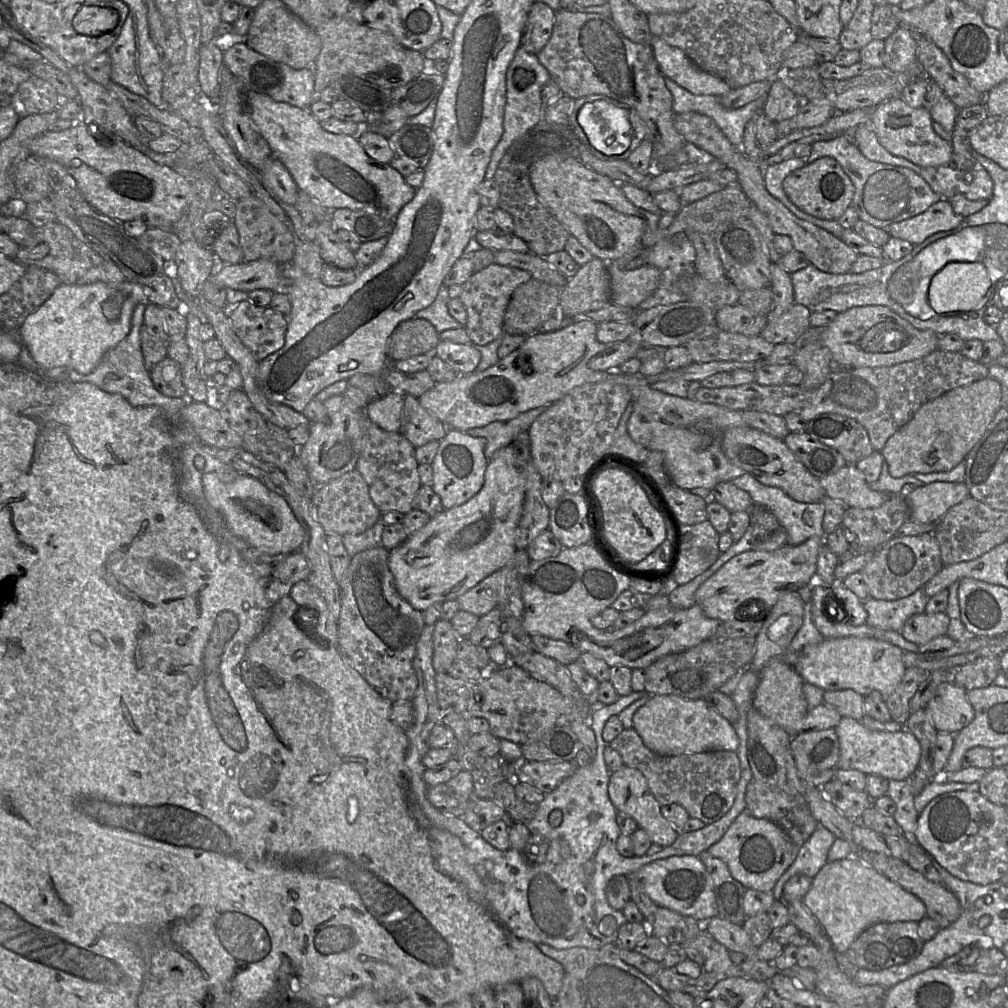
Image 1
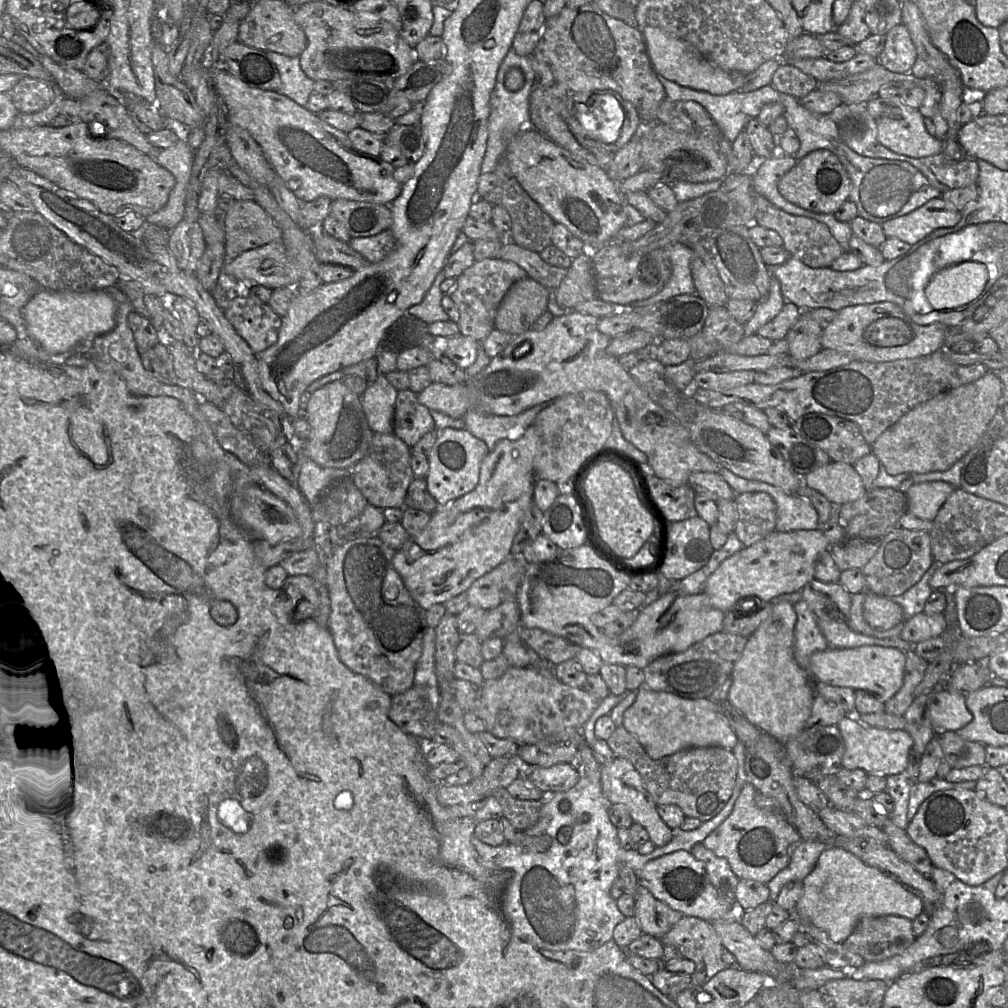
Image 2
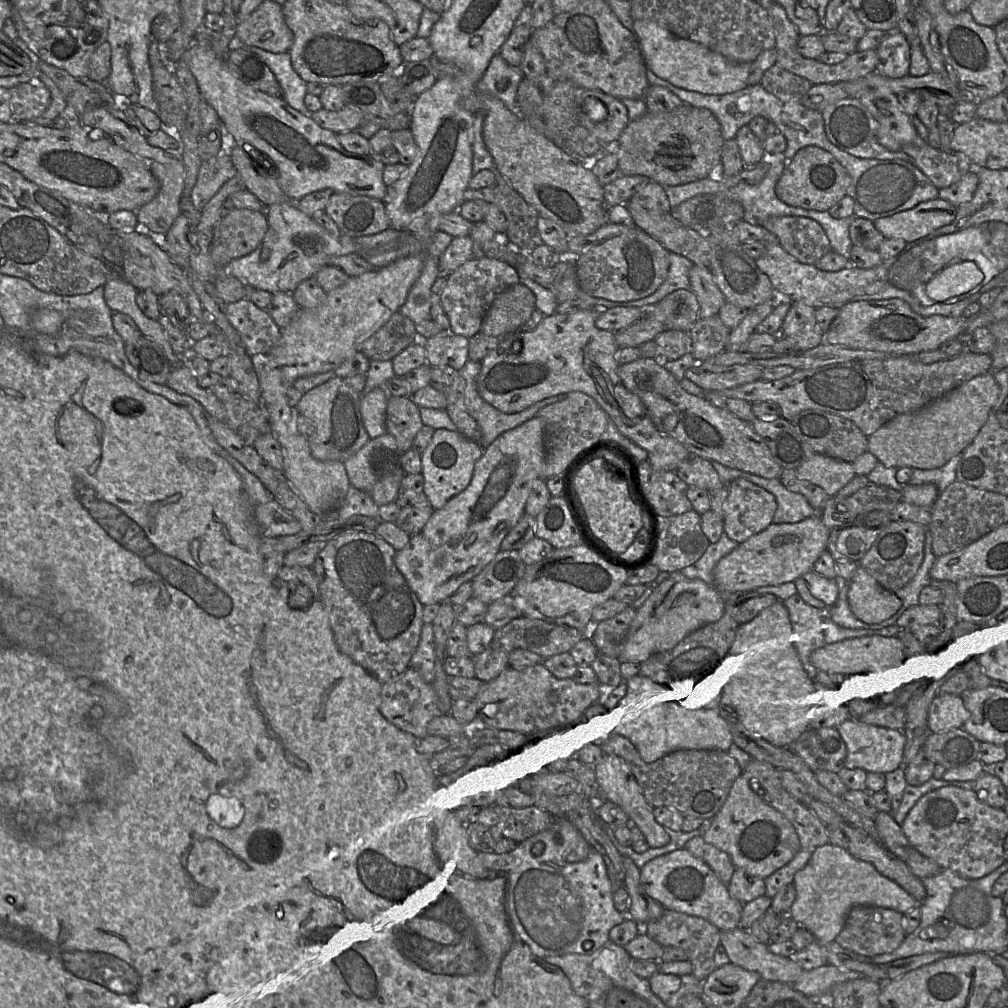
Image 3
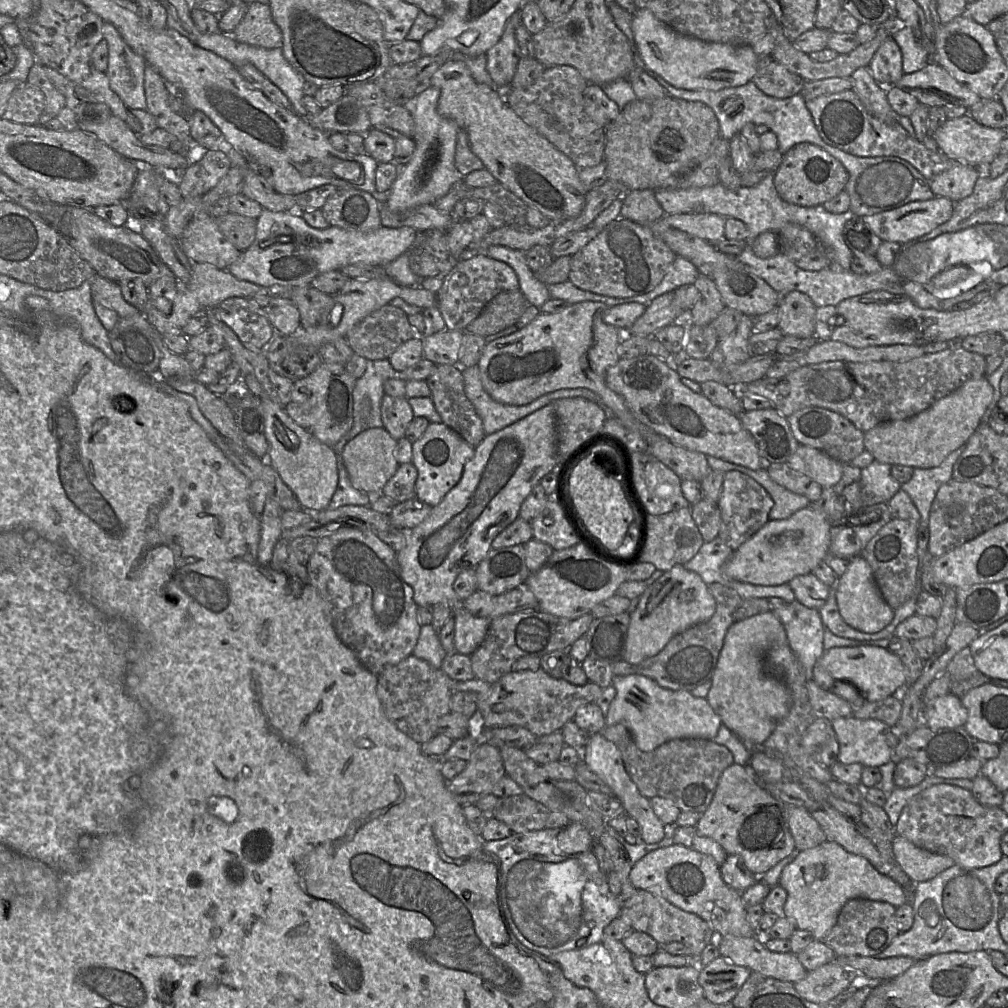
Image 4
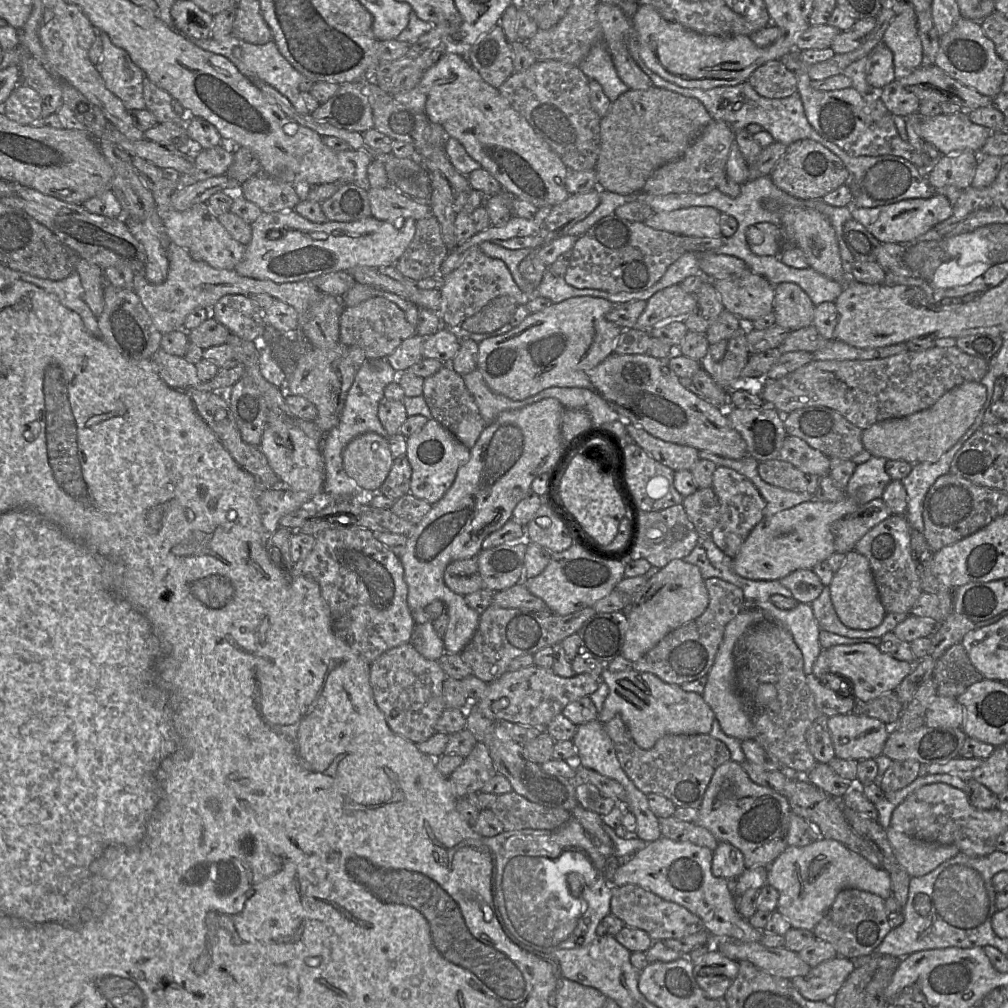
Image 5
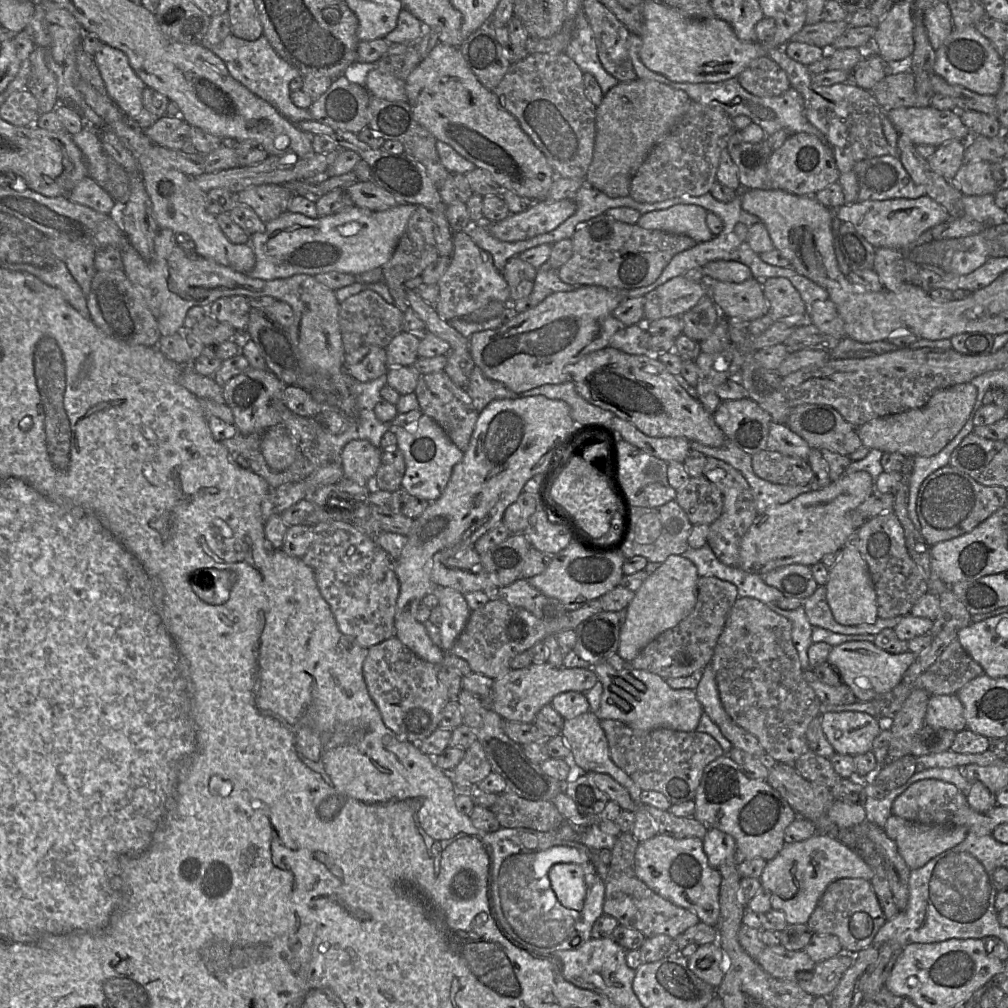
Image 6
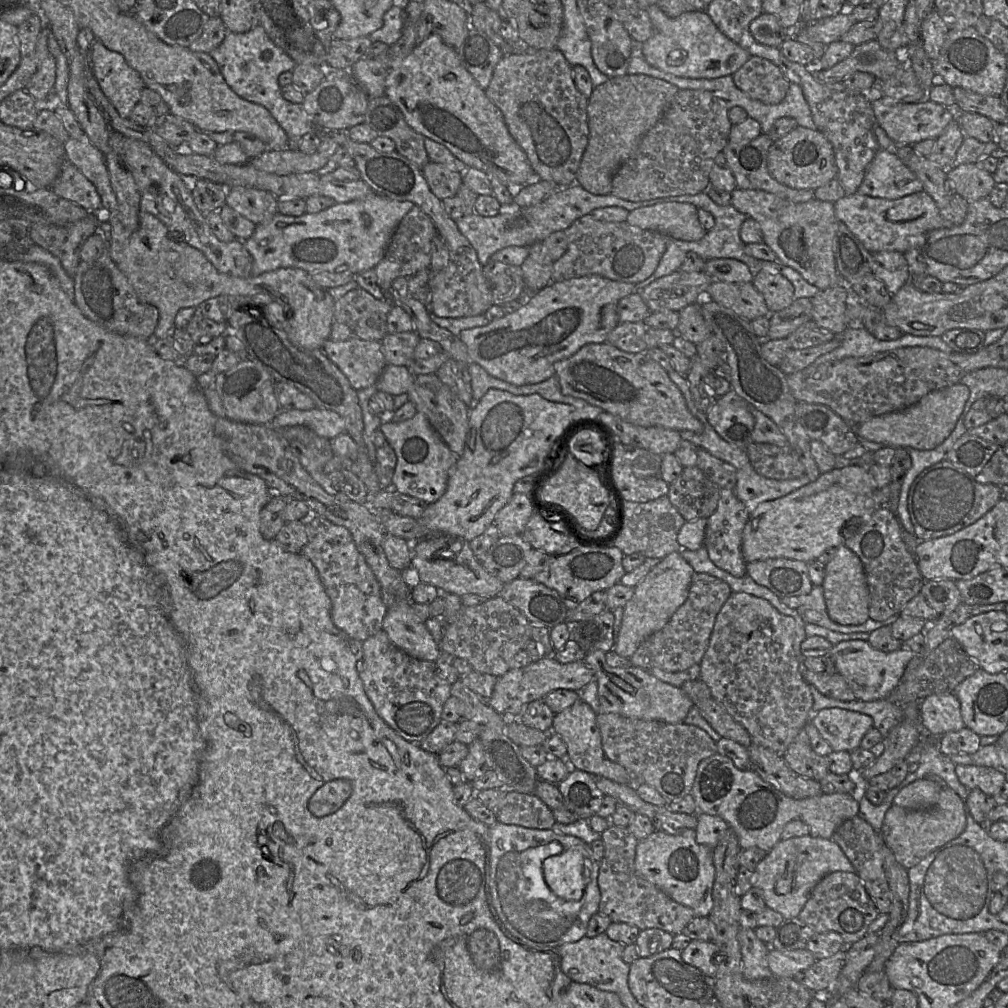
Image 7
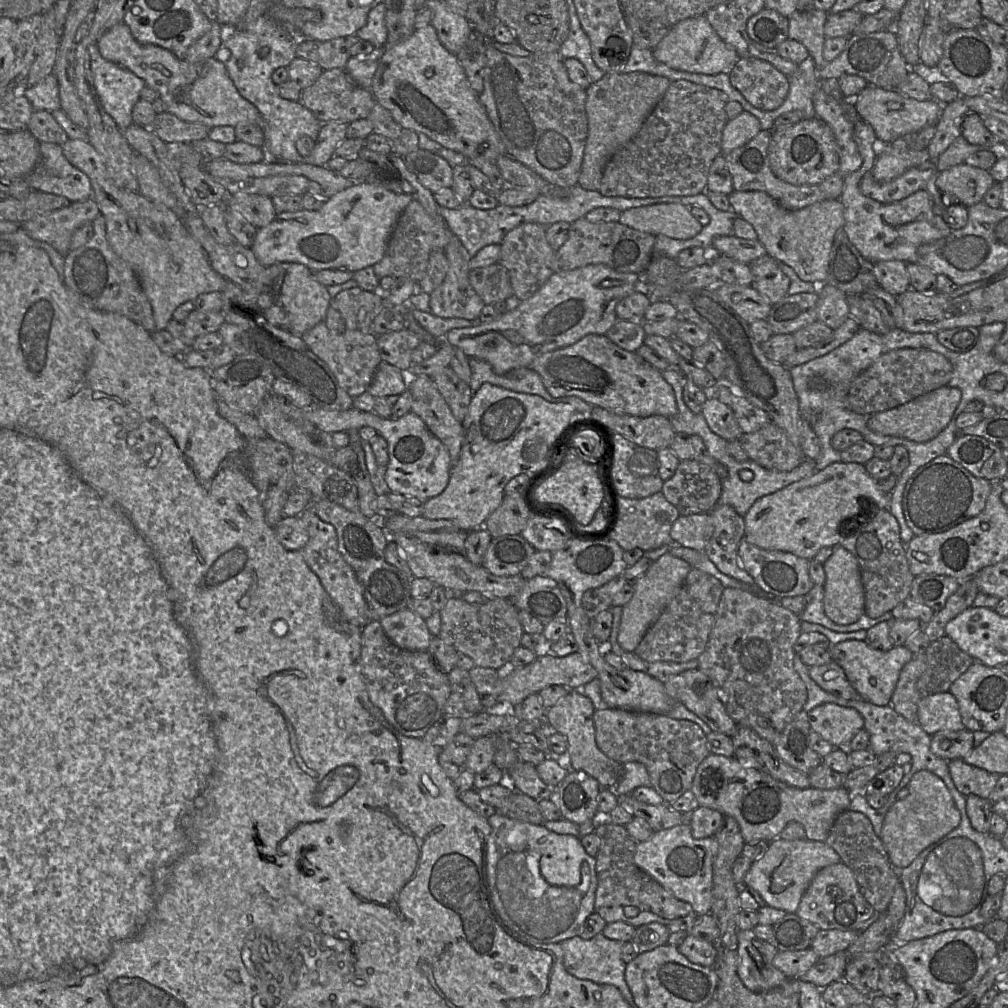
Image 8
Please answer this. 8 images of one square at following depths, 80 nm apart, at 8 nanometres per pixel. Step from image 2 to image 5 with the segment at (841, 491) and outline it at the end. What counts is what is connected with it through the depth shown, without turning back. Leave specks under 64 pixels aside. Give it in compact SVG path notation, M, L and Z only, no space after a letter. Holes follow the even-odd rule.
M786 436L779 458L803 472L815 474L819 477L829 475L830 458L809 446L799 437Z

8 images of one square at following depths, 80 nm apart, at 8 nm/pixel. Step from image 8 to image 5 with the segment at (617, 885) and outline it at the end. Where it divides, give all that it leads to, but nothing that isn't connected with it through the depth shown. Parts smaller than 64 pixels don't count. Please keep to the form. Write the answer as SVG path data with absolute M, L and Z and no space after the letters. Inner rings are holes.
M634 884L613 887L610 914L619 918L625 926L643 930L653 941L682 939L705 930L703 921L695 914Z

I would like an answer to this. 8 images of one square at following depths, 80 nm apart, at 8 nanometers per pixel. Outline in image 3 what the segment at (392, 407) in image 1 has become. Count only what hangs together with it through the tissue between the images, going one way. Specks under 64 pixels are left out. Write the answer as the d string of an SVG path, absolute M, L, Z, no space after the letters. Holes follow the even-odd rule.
M380 388L361 396L361 415L370 439L387 433L386 410L388 399L386 392Z

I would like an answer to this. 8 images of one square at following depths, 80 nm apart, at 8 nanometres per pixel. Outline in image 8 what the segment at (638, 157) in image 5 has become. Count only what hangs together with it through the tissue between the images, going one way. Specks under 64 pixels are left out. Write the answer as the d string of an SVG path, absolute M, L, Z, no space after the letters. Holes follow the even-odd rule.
M645 72L605 73L597 82L591 83L586 92L585 110L588 121L588 136L586 139L581 172L578 185L589 191L598 191L603 170L619 147L631 140L641 129L643 123L653 111L667 91L671 81L663 76Z

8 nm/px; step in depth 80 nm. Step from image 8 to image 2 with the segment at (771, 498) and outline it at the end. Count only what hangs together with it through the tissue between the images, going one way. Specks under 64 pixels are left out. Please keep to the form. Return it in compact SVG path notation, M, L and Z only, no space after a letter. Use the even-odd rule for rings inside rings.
M821 528L791 532L774 530L765 538L726 558L708 577L703 592L711 604L724 613L733 607L738 611L747 609L752 598L746 597L757 597L765 603L773 602L782 594L801 591L814 579L816 560L830 546Z

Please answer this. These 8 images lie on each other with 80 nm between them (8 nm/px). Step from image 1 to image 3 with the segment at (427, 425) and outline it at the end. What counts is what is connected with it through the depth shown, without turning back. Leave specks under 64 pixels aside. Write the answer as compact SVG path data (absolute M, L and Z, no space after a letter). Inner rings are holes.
M389 397L386 427L387 432L396 440L399 456L413 448L414 439L423 426L420 409L412 397Z

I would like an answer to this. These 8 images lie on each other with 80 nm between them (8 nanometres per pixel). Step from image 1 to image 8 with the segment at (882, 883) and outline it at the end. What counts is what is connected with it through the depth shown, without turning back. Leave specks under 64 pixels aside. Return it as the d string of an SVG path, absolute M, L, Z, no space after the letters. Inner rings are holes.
M777 838L769 842L763 856L751 863L741 887L757 891L768 906L795 914L817 872L837 863L841 863L839 854L825 842L806 838L792 841Z

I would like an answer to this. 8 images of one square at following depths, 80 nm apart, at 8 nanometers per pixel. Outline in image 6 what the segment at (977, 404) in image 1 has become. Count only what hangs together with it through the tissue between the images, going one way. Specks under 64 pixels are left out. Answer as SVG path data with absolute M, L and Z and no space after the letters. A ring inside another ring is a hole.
M971 383L956 384L935 392L920 408L873 419L859 426L862 445L883 453L900 453L906 458L929 457L939 453L962 429L973 411L977 388Z

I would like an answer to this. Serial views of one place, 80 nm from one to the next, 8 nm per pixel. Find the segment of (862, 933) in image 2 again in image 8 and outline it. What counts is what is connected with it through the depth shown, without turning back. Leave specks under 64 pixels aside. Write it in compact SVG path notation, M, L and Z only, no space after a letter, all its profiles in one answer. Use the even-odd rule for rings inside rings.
M843 863L819 870L804 893L796 915L816 925L820 930L859 931L863 922L875 913L864 898L853 872Z

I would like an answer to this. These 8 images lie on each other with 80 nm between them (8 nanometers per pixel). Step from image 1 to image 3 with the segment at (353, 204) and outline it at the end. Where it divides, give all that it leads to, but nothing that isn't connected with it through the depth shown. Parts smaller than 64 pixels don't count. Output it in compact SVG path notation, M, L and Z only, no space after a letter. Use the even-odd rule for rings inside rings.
M207 42L192 43L179 59L187 62L202 98L215 109L236 144L248 143L260 151L292 202L327 188L384 200L388 187L383 181L386 165L381 161L372 155L347 151L339 142L337 133L322 128L310 116L291 107L283 96L267 94L242 82Z

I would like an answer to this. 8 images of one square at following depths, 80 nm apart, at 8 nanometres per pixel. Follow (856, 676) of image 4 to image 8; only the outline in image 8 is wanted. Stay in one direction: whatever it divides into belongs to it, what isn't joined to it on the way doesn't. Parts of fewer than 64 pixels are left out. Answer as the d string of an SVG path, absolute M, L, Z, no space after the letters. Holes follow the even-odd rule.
M848 639L832 645L830 657L843 669L852 687L863 700L878 706L888 706L900 672L904 665L914 657L914 653L905 645L881 651L870 647L864 640Z

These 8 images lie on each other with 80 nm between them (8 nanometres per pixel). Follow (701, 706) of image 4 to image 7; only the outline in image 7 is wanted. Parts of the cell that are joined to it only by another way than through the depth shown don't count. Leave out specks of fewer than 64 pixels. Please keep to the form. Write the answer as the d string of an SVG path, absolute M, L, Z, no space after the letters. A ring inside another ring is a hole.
M602 650L587 651L583 660L594 671L598 682L600 713L616 713L628 718L657 720L670 724L685 721L694 704L681 687L663 682L649 671L631 663L628 667L612 667L607 663L605 653Z

